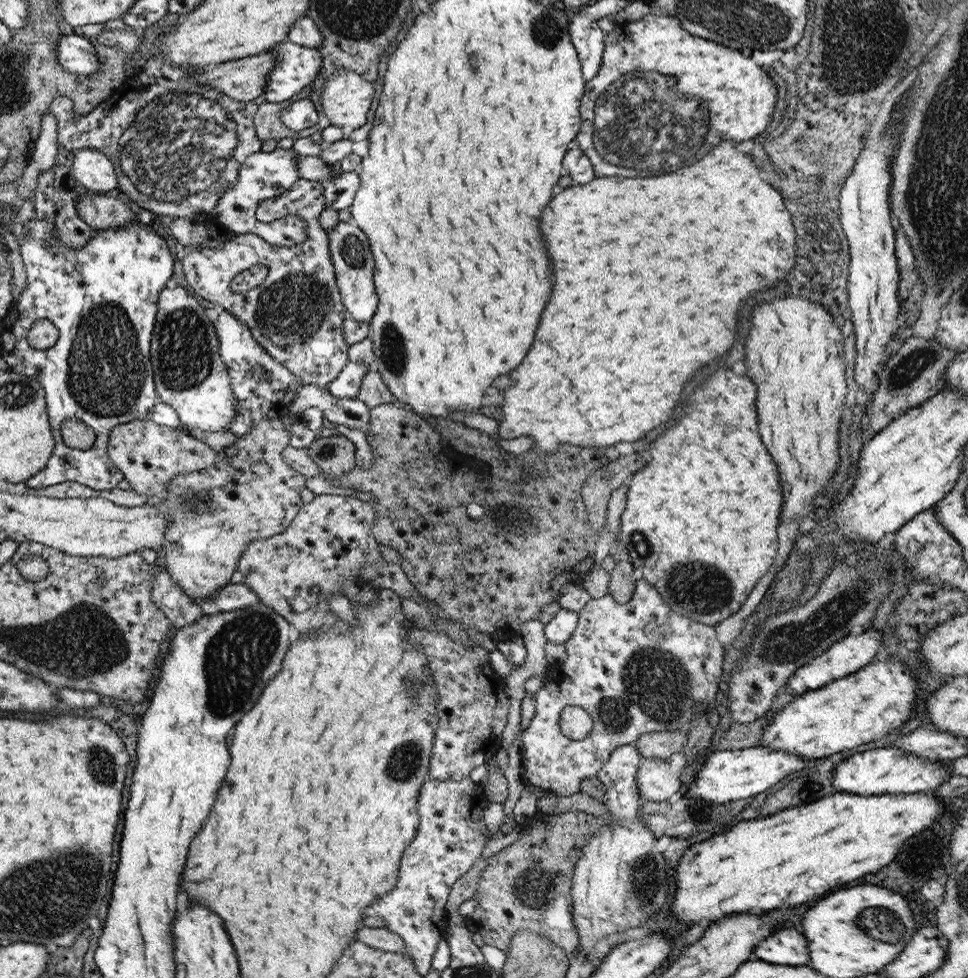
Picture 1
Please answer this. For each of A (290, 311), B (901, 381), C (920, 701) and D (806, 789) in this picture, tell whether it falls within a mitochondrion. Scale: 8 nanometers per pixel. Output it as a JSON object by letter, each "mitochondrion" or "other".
{"A":"mitochondrion","B":"mitochondrion","C":"other","D":"mitochondrion"}

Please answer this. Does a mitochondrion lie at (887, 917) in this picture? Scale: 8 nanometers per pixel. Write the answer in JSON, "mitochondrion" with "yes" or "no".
{"mitochondrion":"yes"}

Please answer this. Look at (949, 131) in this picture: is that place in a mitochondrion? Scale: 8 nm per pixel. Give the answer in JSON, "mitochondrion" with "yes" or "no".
{"mitochondrion":"yes"}

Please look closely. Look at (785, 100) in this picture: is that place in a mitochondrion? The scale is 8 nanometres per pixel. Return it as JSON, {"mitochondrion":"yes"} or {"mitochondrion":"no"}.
{"mitochondrion":"no"}

